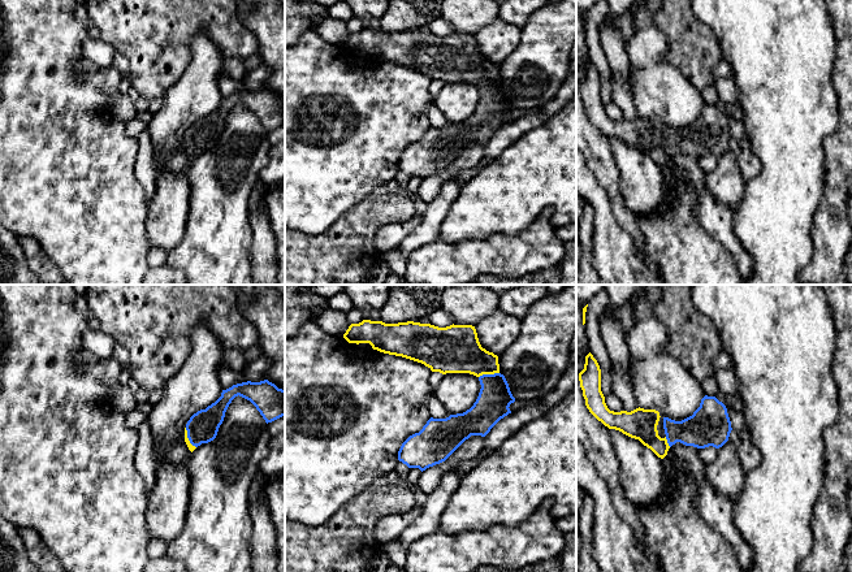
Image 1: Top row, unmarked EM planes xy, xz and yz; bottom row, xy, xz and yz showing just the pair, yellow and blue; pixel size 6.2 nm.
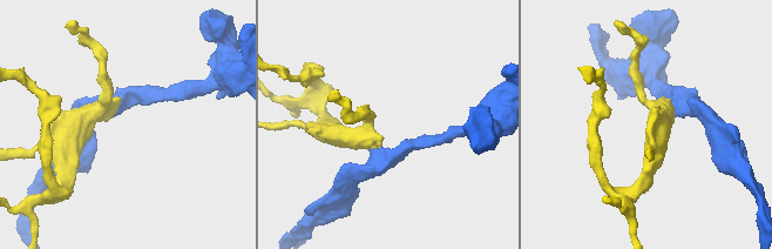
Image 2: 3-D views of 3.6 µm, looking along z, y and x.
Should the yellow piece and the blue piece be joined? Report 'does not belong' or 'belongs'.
belongs

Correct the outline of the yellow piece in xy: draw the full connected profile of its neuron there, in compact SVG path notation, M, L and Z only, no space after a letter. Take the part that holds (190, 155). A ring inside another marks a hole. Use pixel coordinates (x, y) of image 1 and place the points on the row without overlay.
M268 88L233 94L222 99L221 105L215 112L198 120L187 130L185 151L191 161L202 152L208 152L216 147L229 113L238 104L250 109L267 133L285 125L285 99L278 98Z

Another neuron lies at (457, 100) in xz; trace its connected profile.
M446 82L434 96L434 103L450 124L463 122L476 110L481 94L470 82Z

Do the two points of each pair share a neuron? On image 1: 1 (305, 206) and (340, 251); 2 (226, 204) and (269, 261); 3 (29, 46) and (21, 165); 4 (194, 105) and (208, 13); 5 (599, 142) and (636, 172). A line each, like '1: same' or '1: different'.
1: different
2: different
3: same
4: different
5: different

